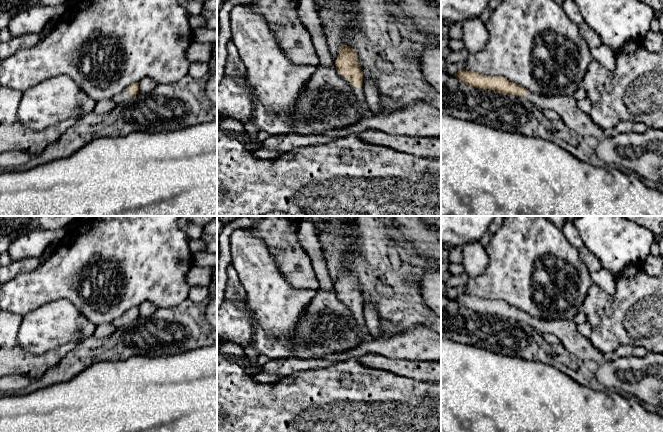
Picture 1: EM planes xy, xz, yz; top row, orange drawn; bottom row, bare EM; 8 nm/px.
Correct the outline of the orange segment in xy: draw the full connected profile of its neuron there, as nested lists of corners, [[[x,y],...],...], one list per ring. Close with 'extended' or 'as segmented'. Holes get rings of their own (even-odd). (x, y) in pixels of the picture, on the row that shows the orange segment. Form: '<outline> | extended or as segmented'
[[[134,83],[129,85],[119,94],[115,95],[113,100],[115,101],[116,104],[127,102],[130,99],[132,99],[138,92],[139,92],[139,84]]] | extended

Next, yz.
[[[465,69],[458,71],[454,76],[475,88],[494,90],[503,94],[515,94],[526,98],[541,110],[555,111],[569,129],[592,141],[599,141],[607,135],[606,131],[594,123],[589,114],[578,108],[574,96],[547,97],[533,93],[503,77],[487,76]]] | extended

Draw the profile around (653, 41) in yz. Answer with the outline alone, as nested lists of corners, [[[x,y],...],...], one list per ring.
[[[649,30],[643,38],[642,43],[649,52],[660,52],[663,50],[663,33]]]

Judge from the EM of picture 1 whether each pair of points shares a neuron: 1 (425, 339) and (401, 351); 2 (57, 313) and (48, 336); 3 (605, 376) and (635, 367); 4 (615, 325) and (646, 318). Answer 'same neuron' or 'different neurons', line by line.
1: same neuron
2: same neuron
3: same neuron
4: same neuron

